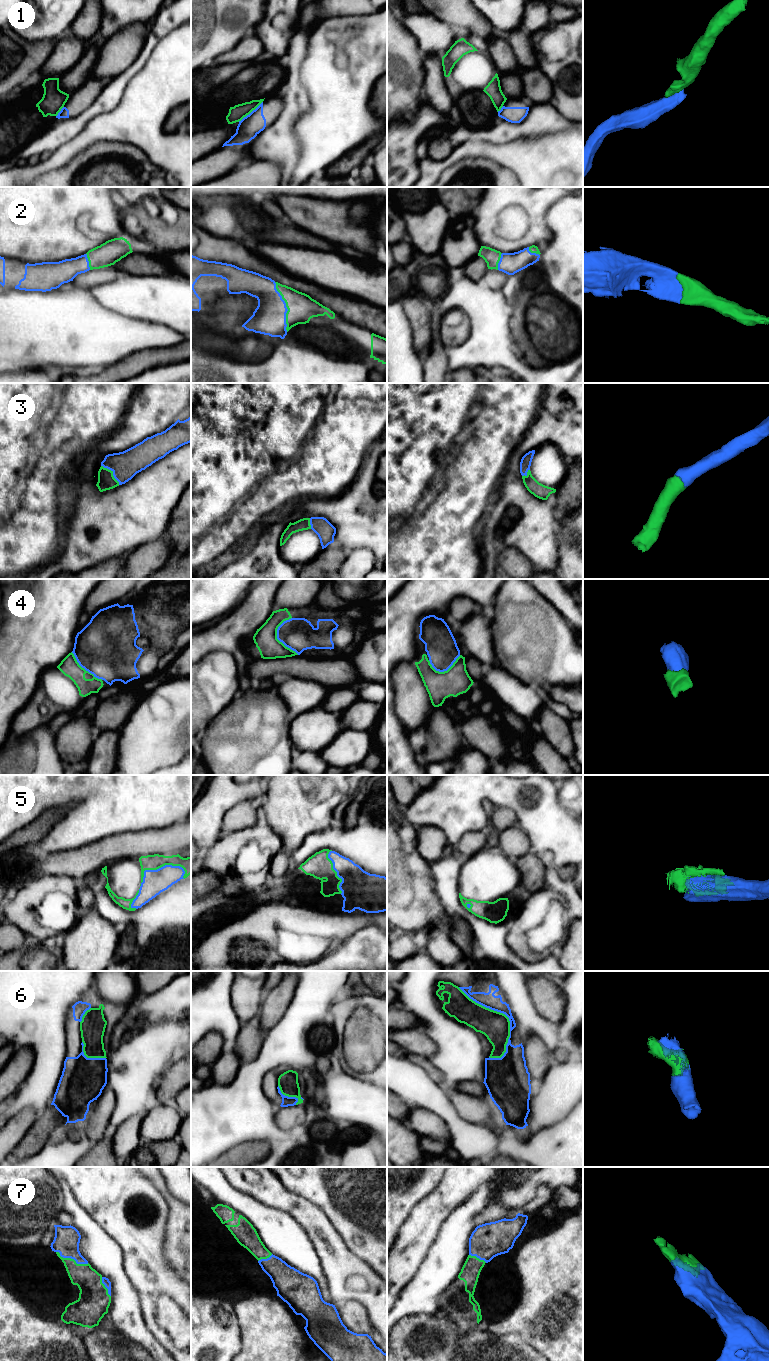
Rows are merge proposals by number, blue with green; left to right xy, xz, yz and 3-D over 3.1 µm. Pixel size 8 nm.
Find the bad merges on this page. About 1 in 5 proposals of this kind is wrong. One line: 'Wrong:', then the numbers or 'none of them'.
Wrong: 1

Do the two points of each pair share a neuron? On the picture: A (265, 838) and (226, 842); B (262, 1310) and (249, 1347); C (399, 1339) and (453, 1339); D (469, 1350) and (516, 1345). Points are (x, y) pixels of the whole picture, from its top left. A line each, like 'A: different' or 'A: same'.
A: same
B: same
C: same
D: same

